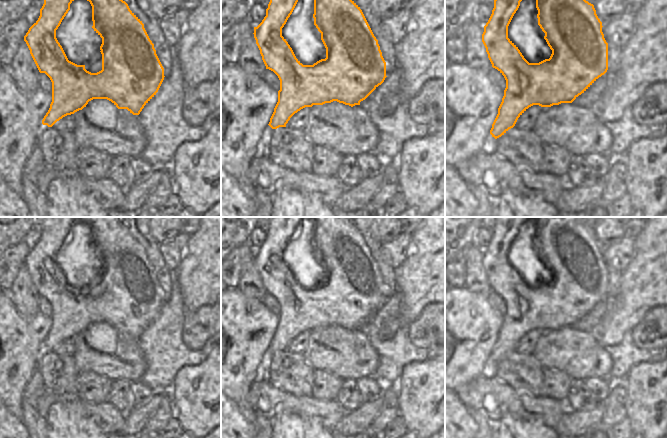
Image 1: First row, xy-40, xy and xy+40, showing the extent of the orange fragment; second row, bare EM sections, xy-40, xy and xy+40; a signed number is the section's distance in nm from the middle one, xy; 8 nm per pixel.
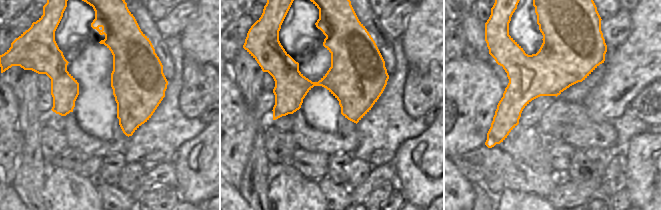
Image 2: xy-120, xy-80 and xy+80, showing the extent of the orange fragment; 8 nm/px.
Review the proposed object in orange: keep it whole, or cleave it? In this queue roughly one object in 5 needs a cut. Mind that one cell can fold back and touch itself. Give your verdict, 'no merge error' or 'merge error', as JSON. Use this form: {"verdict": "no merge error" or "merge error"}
{"verdict": "no merge error"}

